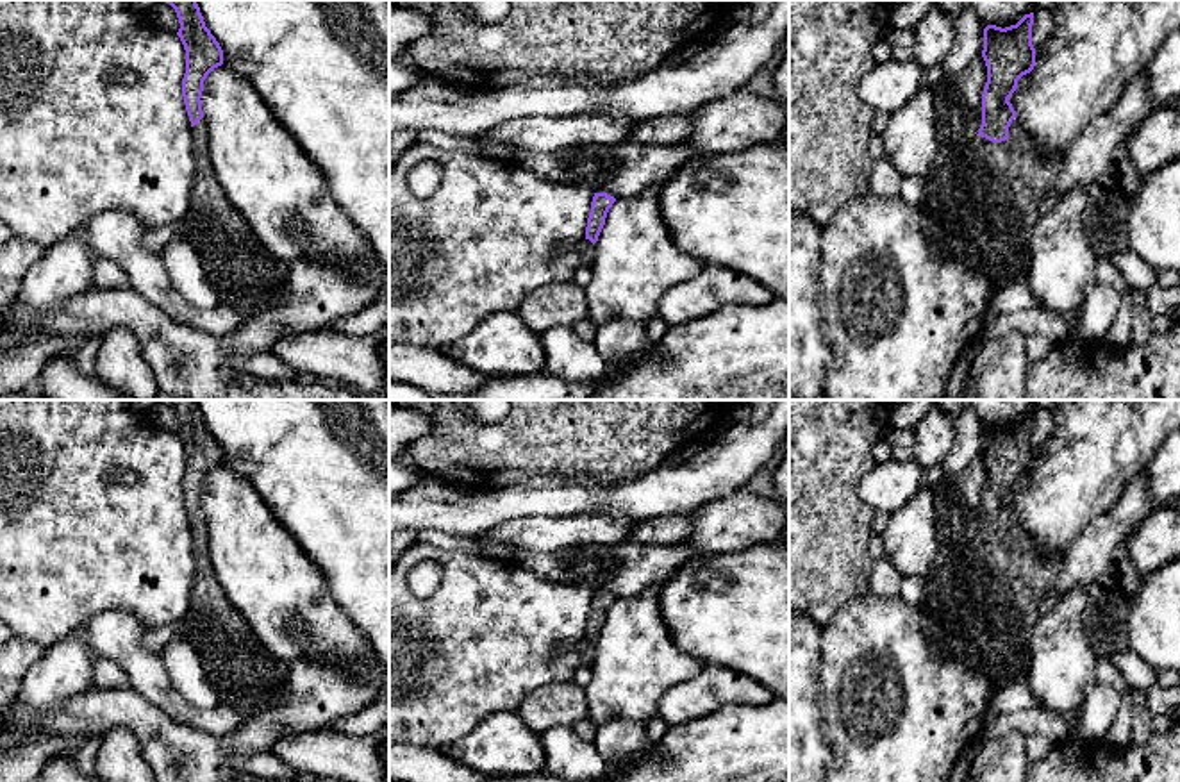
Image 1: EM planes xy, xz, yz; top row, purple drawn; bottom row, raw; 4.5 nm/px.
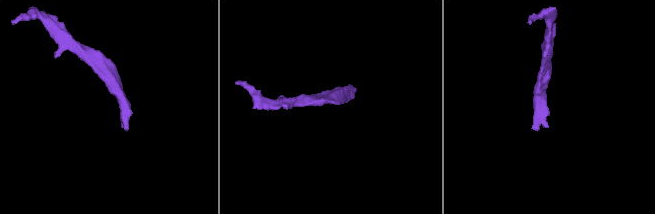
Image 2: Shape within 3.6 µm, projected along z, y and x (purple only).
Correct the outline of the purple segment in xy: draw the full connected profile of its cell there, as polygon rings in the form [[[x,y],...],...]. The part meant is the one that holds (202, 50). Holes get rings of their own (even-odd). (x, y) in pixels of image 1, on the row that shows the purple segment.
[[[164,0],[179,18],[186,50],[182,96],[193,127],[196,161],[191,202],[184,216],[184,237],[202,261],[204,275],[220,305],[236,309],[243,318],[259,307],[284,300],[289,264],[277,261],[257,239],[243,214],[223,193],[207,157],[207,127],[202,91],[207,75],[223,64],[223,50],[205,27],[196,0]]]

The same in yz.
[[[1034,12],[1016,25],[984,29],[982,57],[987,82],[982,93],[982,125],[975,139],[962,146],[939,148],[935,164],[923,177],[923,229],[941,250],[959,257],[971,271],[989,280],[991,291],[1014,275],[1028,273],[1028,246],[1039,220],[1039,204],[1053,193],[1060,159],[1041,159],[1030,136],[1016,118],[1009,98],[1018,80],[1035,66],[1032,45]]]

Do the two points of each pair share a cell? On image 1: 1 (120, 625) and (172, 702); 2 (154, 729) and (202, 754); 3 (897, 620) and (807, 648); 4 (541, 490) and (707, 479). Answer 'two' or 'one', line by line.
1: one
2: one
3: two
4: one

